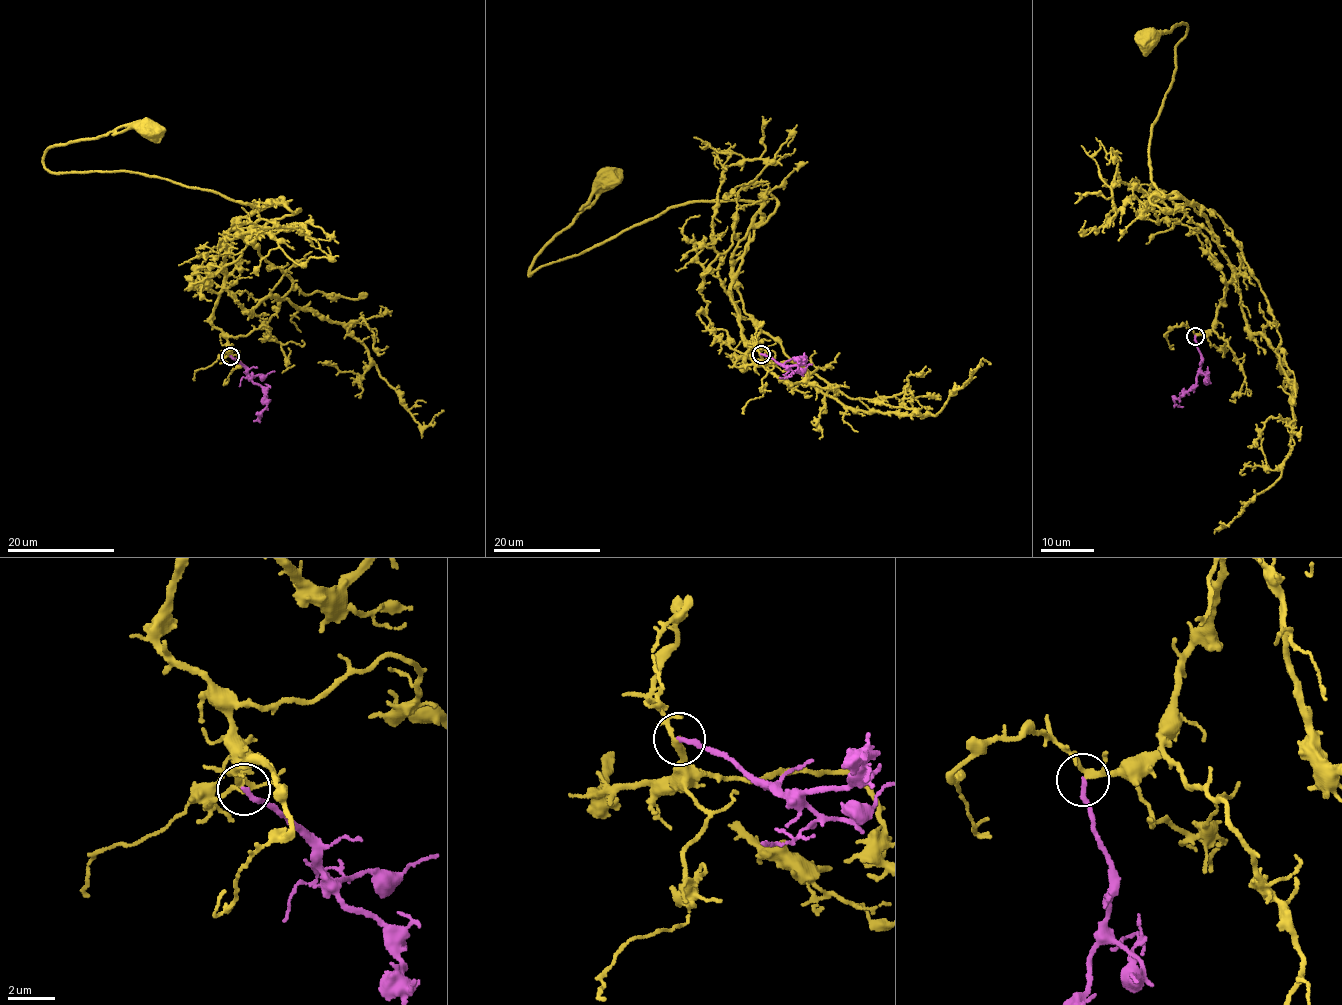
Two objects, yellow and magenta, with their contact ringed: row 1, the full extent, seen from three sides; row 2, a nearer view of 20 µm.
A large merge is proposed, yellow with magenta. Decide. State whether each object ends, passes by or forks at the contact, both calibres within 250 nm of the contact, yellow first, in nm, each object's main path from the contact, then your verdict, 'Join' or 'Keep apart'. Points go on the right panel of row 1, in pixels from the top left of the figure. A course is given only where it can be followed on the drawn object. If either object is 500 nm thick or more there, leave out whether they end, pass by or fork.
At the ring yellow forks. At the ring magenta ends. Thickness 160 nm (yellow) against 200 nm. Course of yellow: (1196, 336), (1213, 327), (1232, 265), (1206, 215), (1150, 176), (1151, 125), (1187, 26), (1146, 38). Course of magenta: (1194, 336), (1201, 367), (1195, 384), (1183, 396), (1175, 399), (1175, 404), (1183, 406). Join

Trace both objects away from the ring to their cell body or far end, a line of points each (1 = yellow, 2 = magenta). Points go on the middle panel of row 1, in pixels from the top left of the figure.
1: (761, 355), (759, 365), (743, 367), (748, 350), (730, 287), (760, 204), (668, 207), (529, 276), (606, 178)
2: (761, 354), (784, 367), (804, 359), (798, 359), (799, 371)

